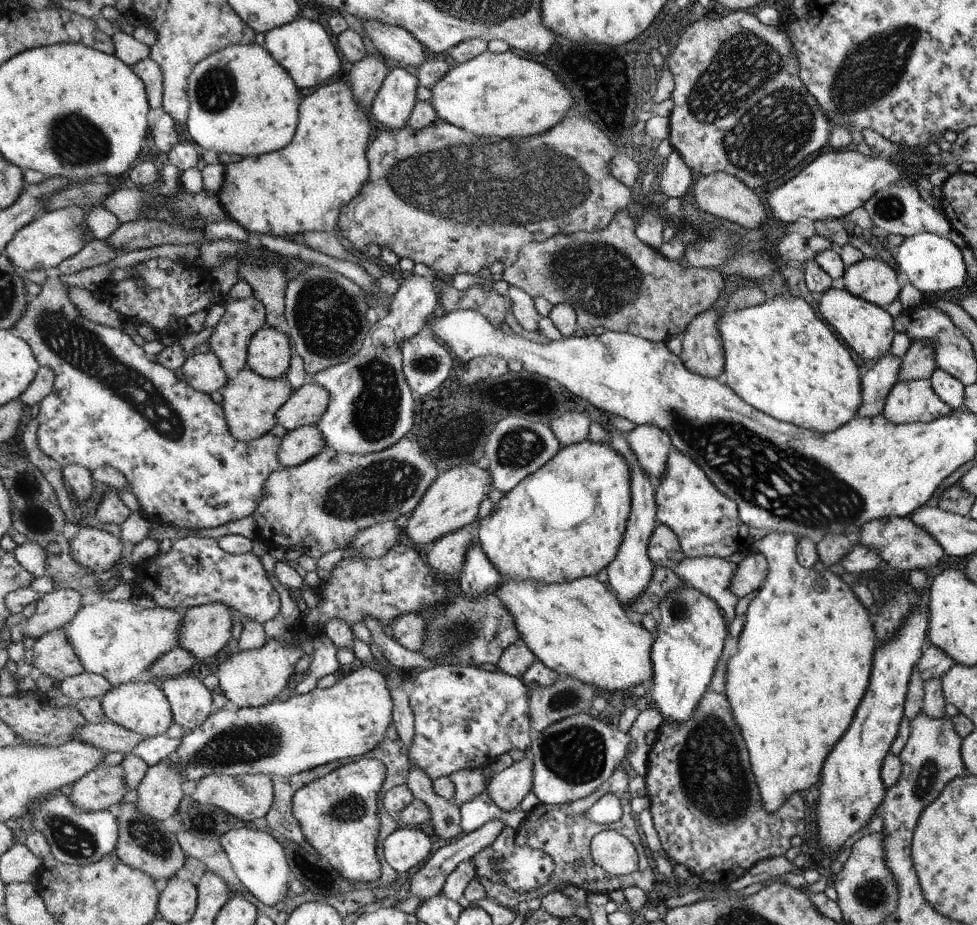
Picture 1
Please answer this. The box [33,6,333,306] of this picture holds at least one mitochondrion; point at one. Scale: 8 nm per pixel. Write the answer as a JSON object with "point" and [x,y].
{"point":[74,140]}

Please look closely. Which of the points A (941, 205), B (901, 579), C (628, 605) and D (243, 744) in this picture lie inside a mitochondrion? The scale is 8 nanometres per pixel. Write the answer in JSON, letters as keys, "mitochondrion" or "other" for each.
{"A":"other","B":"other","C":"other","D":"mitochondrion"}

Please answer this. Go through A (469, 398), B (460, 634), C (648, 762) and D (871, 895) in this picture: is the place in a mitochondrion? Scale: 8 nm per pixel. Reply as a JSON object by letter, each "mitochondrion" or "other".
{"A":"other","B":"mitochondrion","C":"other","D":"mitochondrion"}

